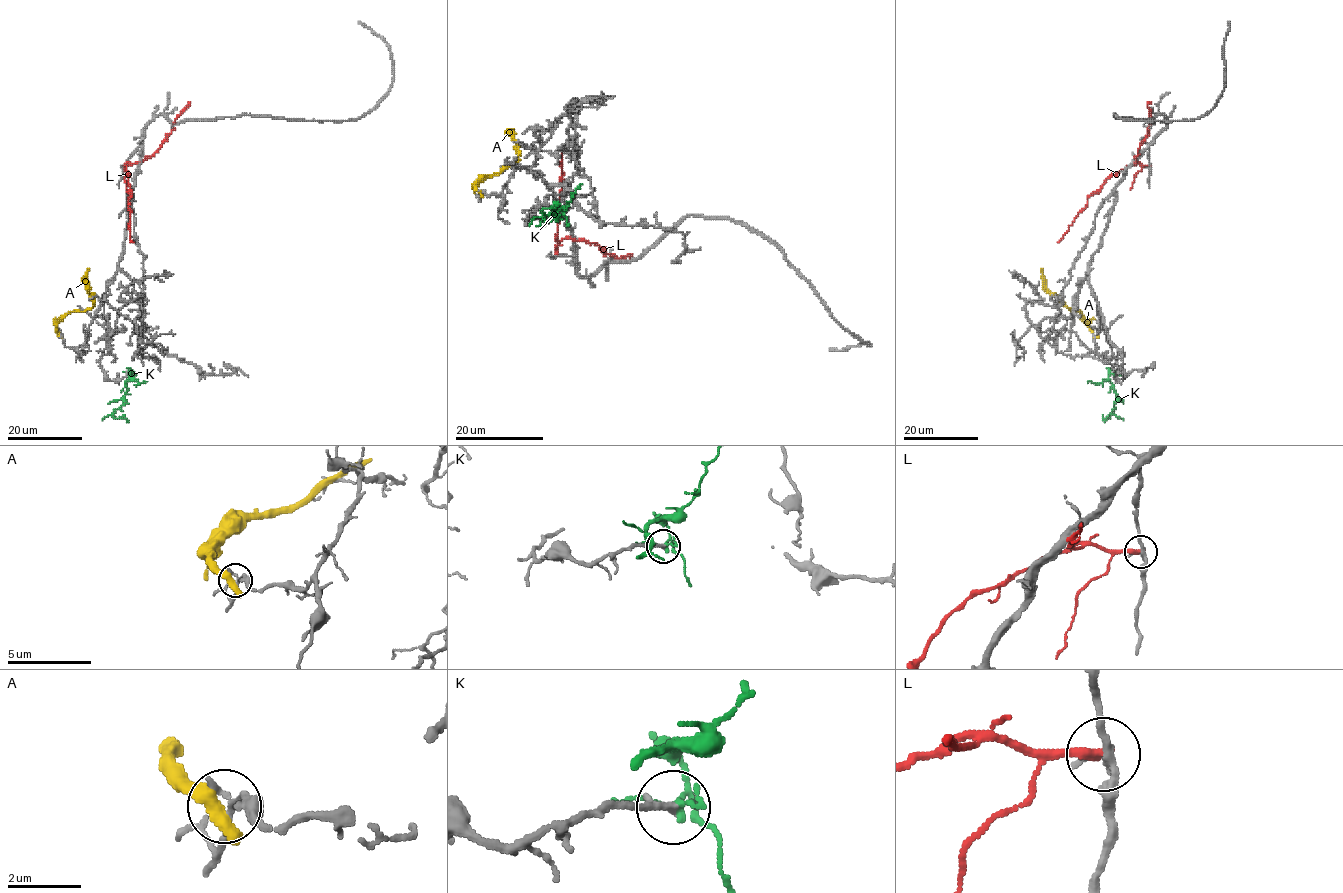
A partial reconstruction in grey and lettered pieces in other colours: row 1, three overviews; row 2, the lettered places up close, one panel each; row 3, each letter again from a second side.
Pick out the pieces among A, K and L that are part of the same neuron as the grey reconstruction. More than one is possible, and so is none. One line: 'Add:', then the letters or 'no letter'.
Add: no letter

